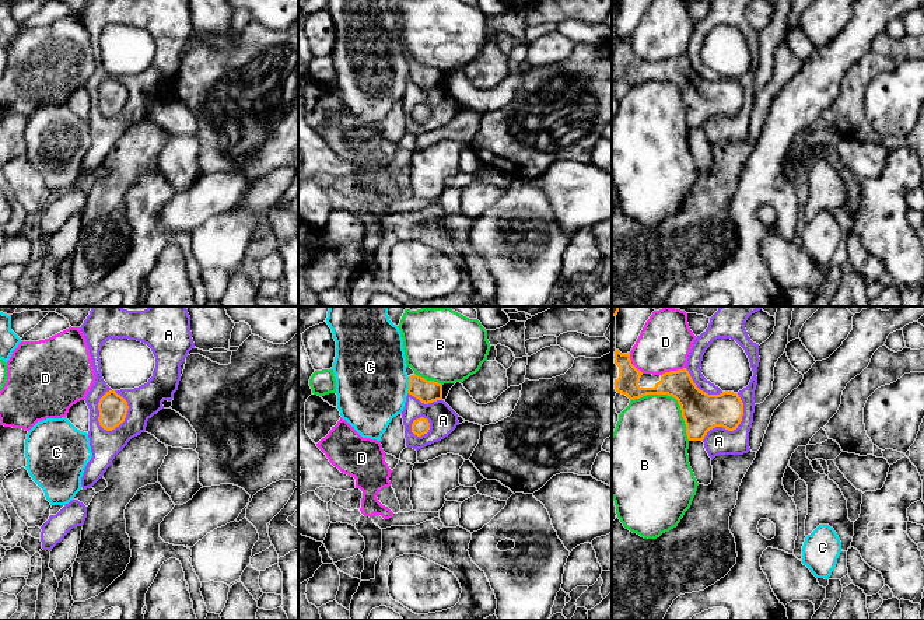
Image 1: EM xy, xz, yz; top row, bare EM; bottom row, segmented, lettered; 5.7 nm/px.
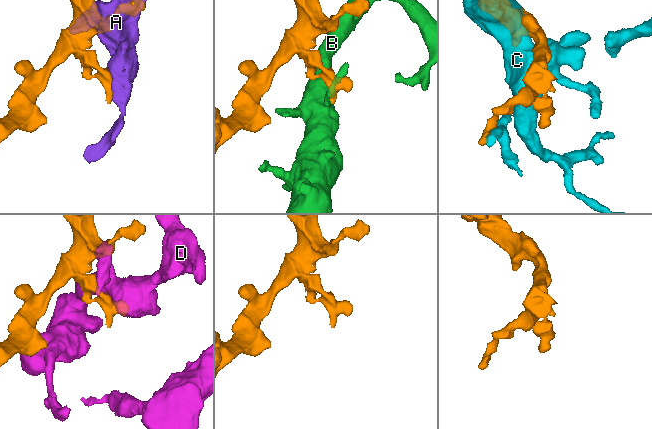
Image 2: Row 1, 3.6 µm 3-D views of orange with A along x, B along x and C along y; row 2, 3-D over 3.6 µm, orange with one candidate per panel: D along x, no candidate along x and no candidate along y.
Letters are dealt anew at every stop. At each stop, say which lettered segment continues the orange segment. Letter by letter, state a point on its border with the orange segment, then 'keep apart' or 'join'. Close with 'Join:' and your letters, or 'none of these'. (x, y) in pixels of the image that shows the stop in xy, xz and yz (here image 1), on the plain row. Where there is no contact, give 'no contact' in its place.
A: xy (98, 95) | keep apart
B: yz (674, 83) | keep apart
C: xz (409, 72) | keep apart
D: yz (672, 58) | keep apart
Join: none of these

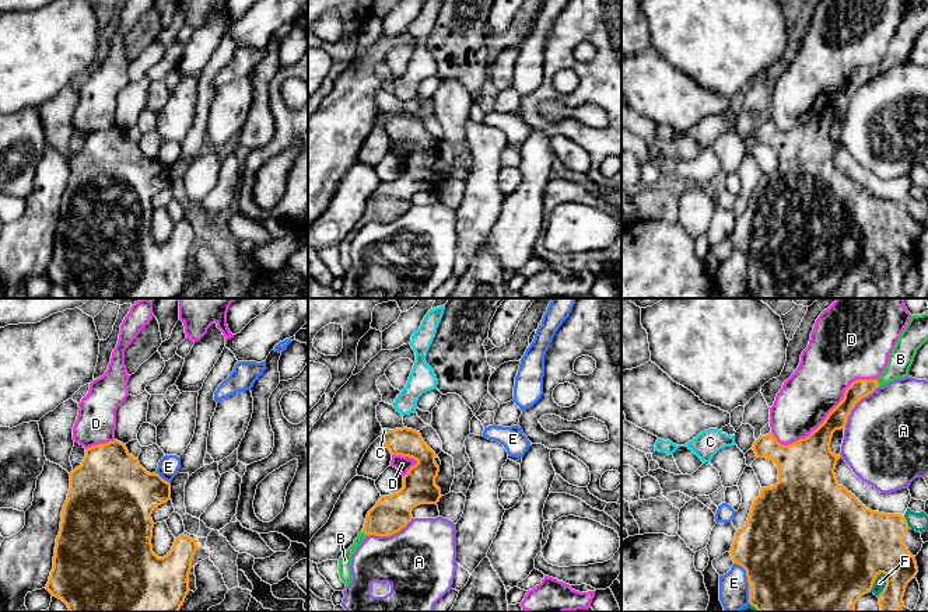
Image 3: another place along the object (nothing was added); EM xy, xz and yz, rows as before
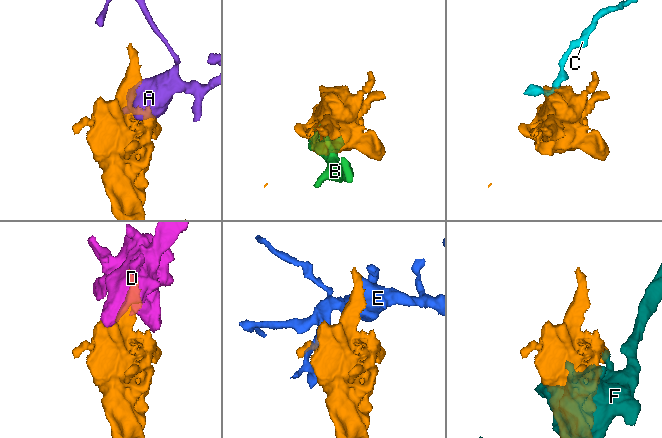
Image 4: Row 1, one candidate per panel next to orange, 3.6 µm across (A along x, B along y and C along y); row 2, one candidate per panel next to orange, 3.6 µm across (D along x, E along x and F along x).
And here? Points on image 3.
A: yz (854, 93) | keep apart
B: yz (876, 69) | join
C: xz (387, 118) | keep apart
D: yz (827, 102) | keep apart
E: yz (748, 268) | keep apart
F: yz (875, 265) | keep apart
Join: B

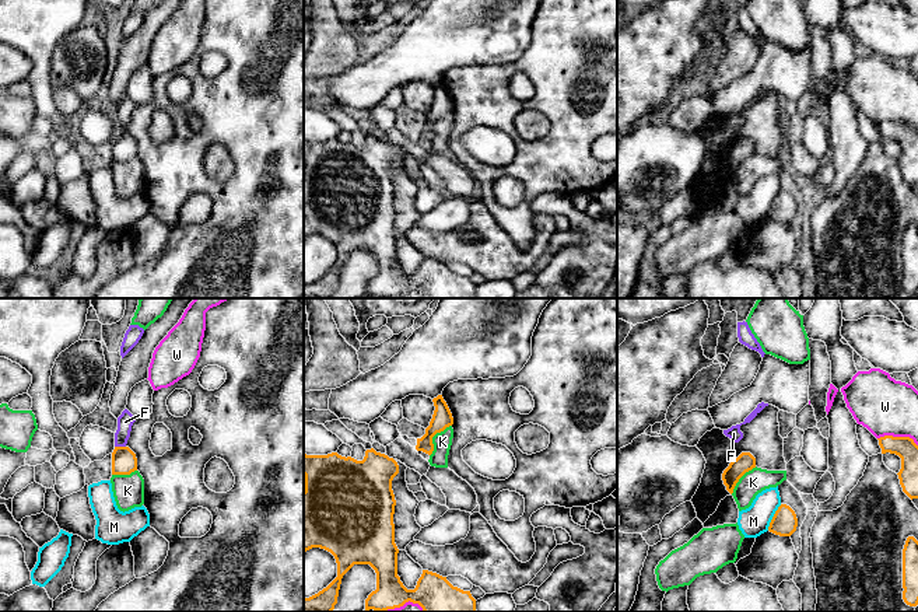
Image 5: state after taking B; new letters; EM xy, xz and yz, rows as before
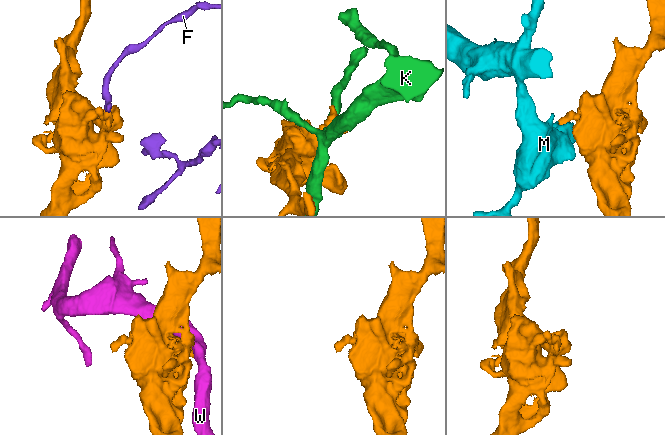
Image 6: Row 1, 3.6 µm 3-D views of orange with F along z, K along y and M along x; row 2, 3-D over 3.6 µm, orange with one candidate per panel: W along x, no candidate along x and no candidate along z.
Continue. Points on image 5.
F: xy (121, 133) | keep apart
K: xz (433, 122) | keep apart
M: yz (773, 203) | keep apart
W: yz (899, 123) | keep apart
Join: none of these

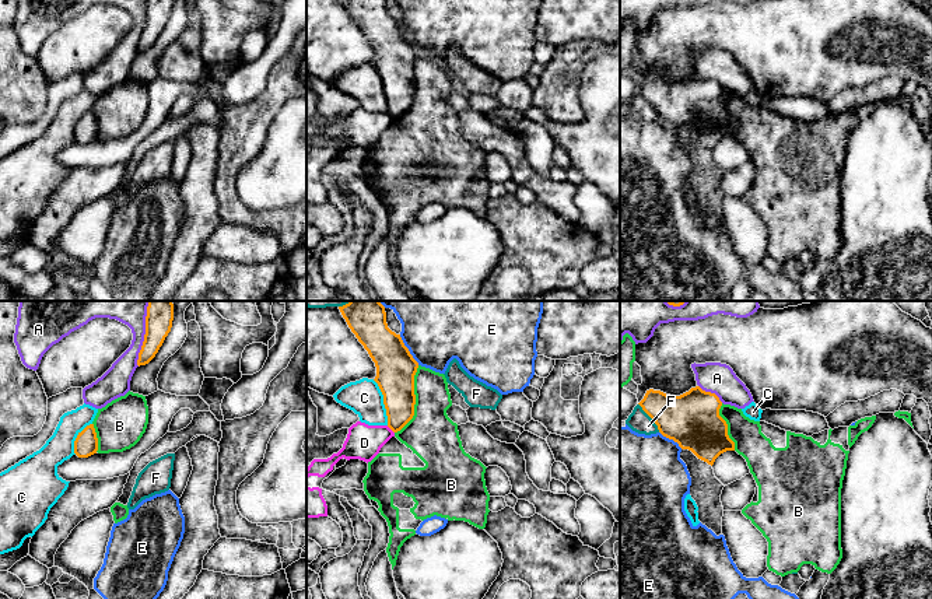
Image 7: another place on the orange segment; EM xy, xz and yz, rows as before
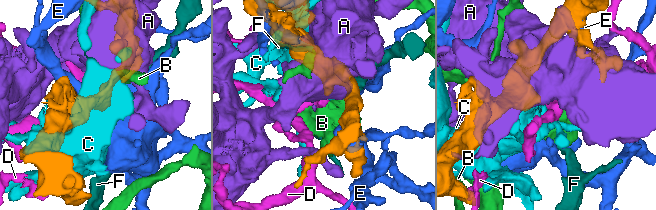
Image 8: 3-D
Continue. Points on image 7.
A: xy (144, 27) | keep apart
B: xz (414, 87) | keep apart
C: xz (384, 88) | keep apart
D: xz (391, 115) | keep apart
E: xz (407, 37) | keep apart
F: yz (650, 102) | keep apart
Join: none of these

